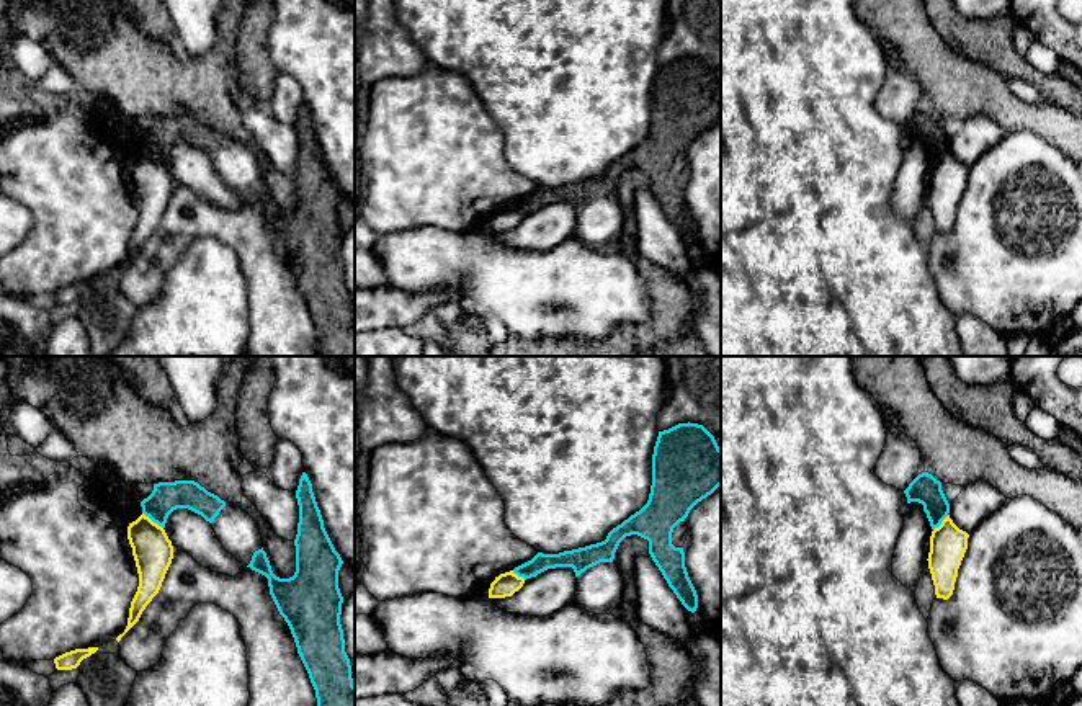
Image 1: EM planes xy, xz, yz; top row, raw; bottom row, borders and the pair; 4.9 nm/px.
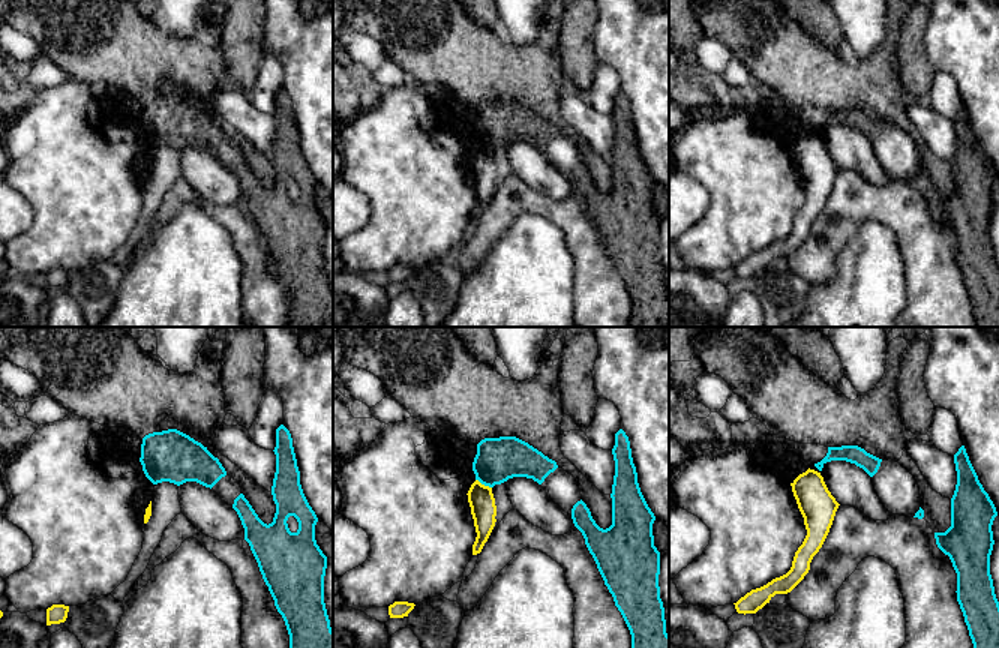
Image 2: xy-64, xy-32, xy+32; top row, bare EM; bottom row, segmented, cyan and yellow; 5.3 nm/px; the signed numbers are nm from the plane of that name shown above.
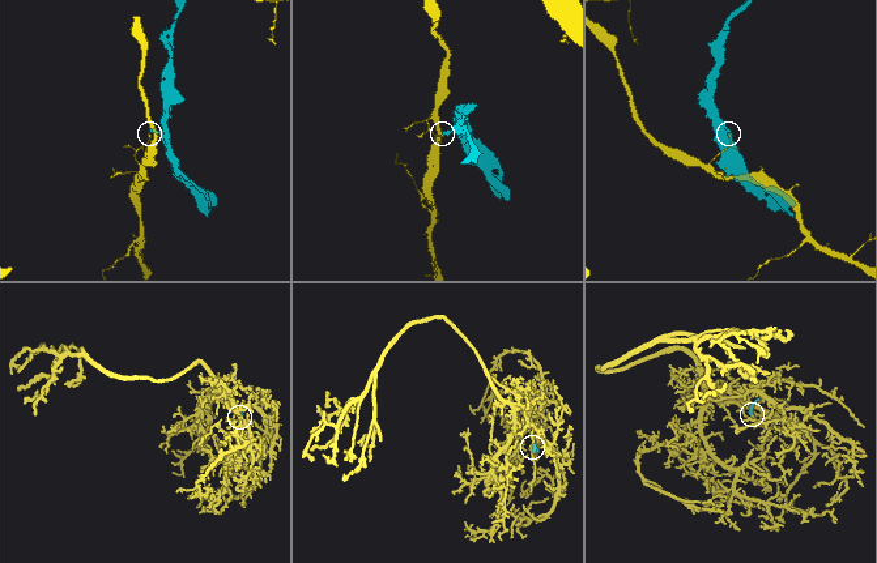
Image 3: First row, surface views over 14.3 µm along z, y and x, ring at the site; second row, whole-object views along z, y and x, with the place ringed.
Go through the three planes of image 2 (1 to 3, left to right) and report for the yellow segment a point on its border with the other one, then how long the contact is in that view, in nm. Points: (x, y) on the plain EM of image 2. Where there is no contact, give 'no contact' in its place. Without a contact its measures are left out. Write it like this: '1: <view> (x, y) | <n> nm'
1: no contact
2: xy-32 (483, 147) | 100 nm
3: no contact

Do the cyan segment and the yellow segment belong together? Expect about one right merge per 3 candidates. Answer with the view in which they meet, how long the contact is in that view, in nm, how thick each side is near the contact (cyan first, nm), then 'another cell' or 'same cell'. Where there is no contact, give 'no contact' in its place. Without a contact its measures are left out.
xy | 130 nm | 150/200 nm | another cell

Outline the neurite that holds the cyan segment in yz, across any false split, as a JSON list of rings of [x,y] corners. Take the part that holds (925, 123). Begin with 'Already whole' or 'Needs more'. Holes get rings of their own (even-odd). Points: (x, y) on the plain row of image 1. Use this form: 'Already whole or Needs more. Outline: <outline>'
Already whole. Outline: [[[919,108],[904,124],[907,137],[919,136],[930,155],[932,163],[938,162],[950,147],[950,137],[941,124],[941,116],[932,108]]]

